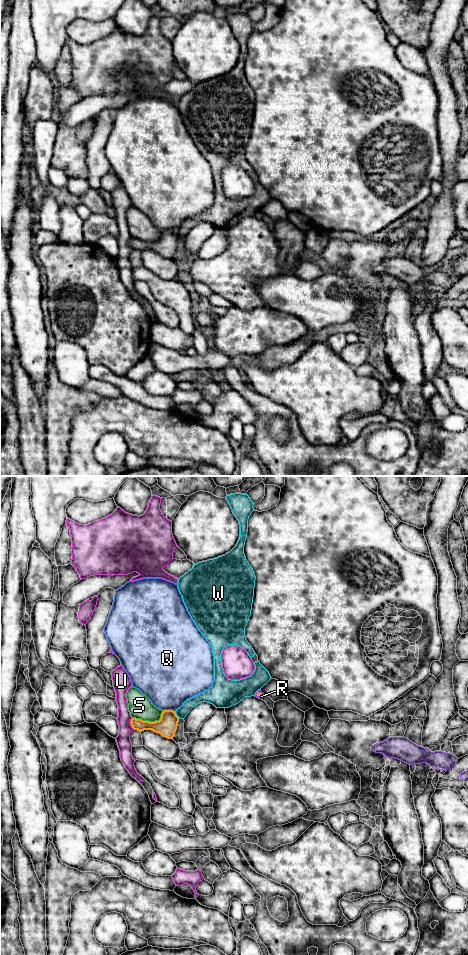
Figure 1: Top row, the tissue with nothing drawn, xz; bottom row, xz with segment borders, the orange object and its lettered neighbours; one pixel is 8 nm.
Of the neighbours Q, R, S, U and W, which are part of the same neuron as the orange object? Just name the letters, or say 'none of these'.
R

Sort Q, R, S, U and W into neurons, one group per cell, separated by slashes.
Q / R / S / U / W

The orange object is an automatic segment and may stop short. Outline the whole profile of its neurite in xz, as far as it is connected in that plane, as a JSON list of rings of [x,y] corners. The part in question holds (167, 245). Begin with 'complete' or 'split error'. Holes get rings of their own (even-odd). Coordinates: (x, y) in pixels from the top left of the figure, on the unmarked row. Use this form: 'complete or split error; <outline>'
complete; [[[164,230],[159,241],[149,242],[132,238],[130,243],[134,250],[140,252],[144,250],[152,250],[161,254],[163,257],[173,259],[177,250],[178,242],[179,237],[176,235],[175,231]]]

